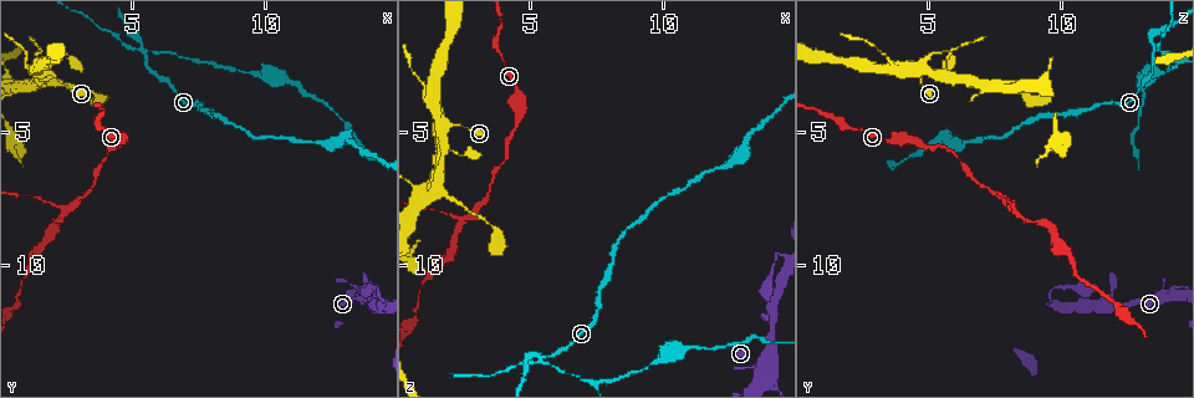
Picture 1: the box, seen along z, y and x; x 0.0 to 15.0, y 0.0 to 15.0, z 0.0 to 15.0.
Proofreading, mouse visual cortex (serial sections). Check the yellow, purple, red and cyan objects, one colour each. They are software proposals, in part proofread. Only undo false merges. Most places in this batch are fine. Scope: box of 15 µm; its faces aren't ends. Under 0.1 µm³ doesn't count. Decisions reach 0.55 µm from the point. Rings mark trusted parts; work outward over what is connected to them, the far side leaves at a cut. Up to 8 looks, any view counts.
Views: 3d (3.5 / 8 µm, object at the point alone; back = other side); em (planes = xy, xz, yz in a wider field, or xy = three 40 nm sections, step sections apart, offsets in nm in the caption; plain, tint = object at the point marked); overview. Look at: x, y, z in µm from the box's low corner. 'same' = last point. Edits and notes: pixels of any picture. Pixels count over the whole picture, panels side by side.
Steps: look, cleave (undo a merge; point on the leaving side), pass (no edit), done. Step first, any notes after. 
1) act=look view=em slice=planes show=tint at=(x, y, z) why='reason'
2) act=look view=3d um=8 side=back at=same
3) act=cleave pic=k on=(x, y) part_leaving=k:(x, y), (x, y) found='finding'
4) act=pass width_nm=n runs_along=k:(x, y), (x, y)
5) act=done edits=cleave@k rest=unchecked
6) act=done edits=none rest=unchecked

act=look view=3d um=3.5 at=(5.4, 1.8, 13.6) why='arms run side by side'

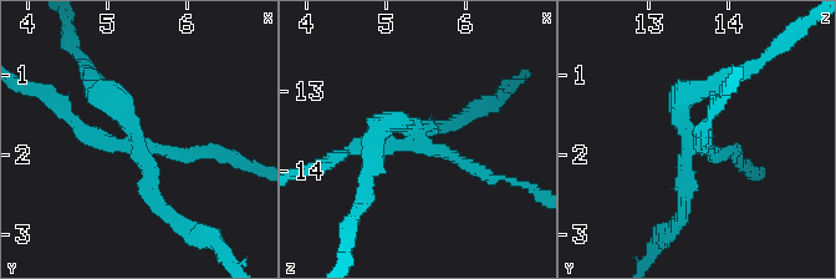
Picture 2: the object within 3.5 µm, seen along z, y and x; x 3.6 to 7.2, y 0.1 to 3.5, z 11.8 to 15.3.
act=look view=em slice=planes show=plain at=(5.40, 1.90, 13.55) arms=4 arm_widths_nm=150,150,150,300

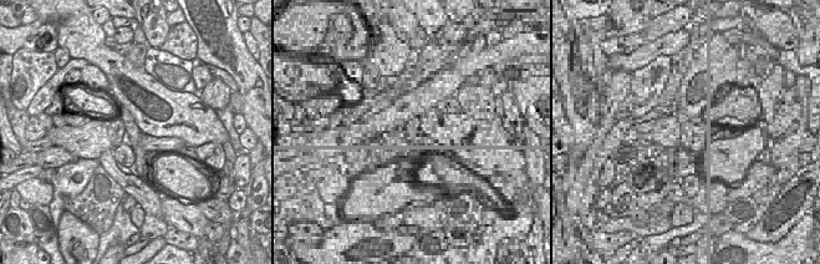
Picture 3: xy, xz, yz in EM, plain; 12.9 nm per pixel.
act=look view=em slice=planes show=tint at=same

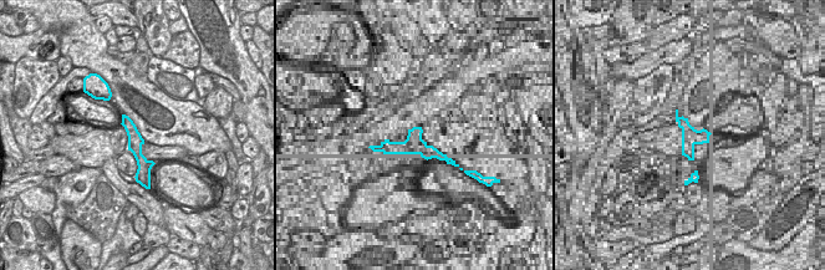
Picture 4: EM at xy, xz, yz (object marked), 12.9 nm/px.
act=cleave pic=2 on=(83, 137) part_leaving=2:(151, 147), (219, 147), (250, 166) found='two cells meet here'

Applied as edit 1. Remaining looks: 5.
act=look view=3d um=8 at=(1.9, 2.7, 4.8) why='sharp bend'

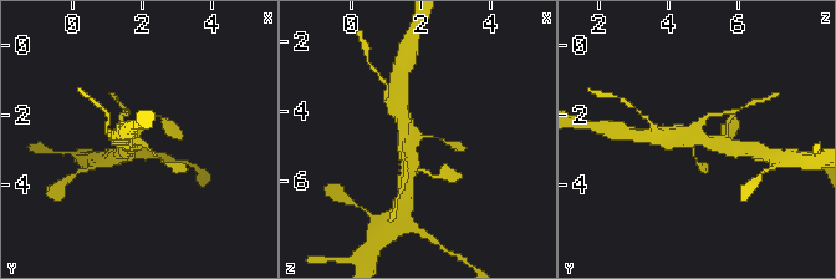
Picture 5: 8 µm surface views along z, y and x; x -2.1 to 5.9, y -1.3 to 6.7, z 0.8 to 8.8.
act=look view=3d um=3.5 at=(2.0, 2.8, 4.8)

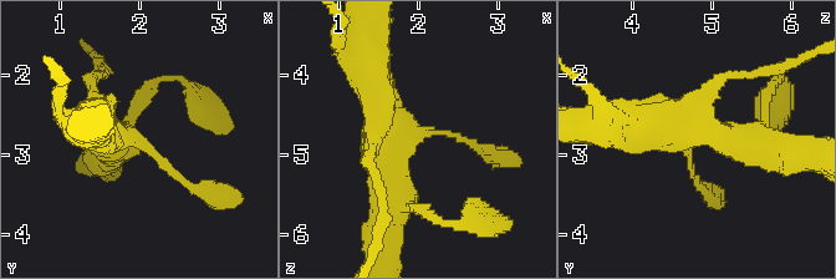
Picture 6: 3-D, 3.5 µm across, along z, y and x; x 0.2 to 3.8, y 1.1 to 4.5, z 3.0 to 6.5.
act=look view=em slice=xy step=5 show=tint at=(1.90, 2.75, 4.80)

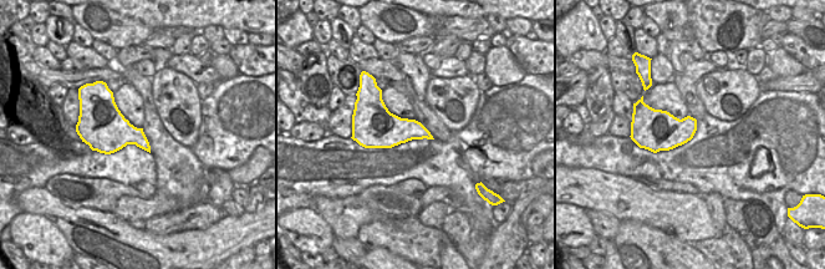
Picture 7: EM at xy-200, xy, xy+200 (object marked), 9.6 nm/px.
act=pass runs_along=6:(195, 189), (131, 132), (111, 147) found='all the same cell'

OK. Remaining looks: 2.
act=look view=3d um=3.5 side=back at=(2.7, 7.9, 8.2) why='side arm on a straight run'

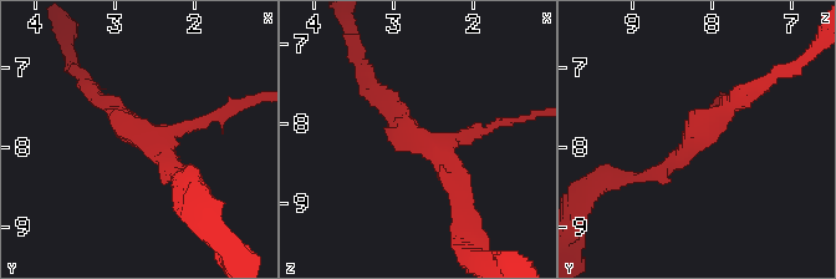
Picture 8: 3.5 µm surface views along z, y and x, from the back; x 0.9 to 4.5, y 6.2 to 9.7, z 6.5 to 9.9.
act=look view=em slice=planes show=tint at=(2.65, 7.85, 8.25)

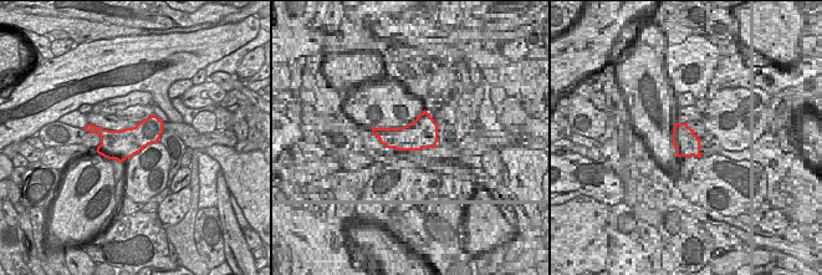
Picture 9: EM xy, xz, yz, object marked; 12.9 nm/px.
act=pass found='one cell here'

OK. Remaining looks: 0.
act=done edits=cleave@2 rest=unchecked

